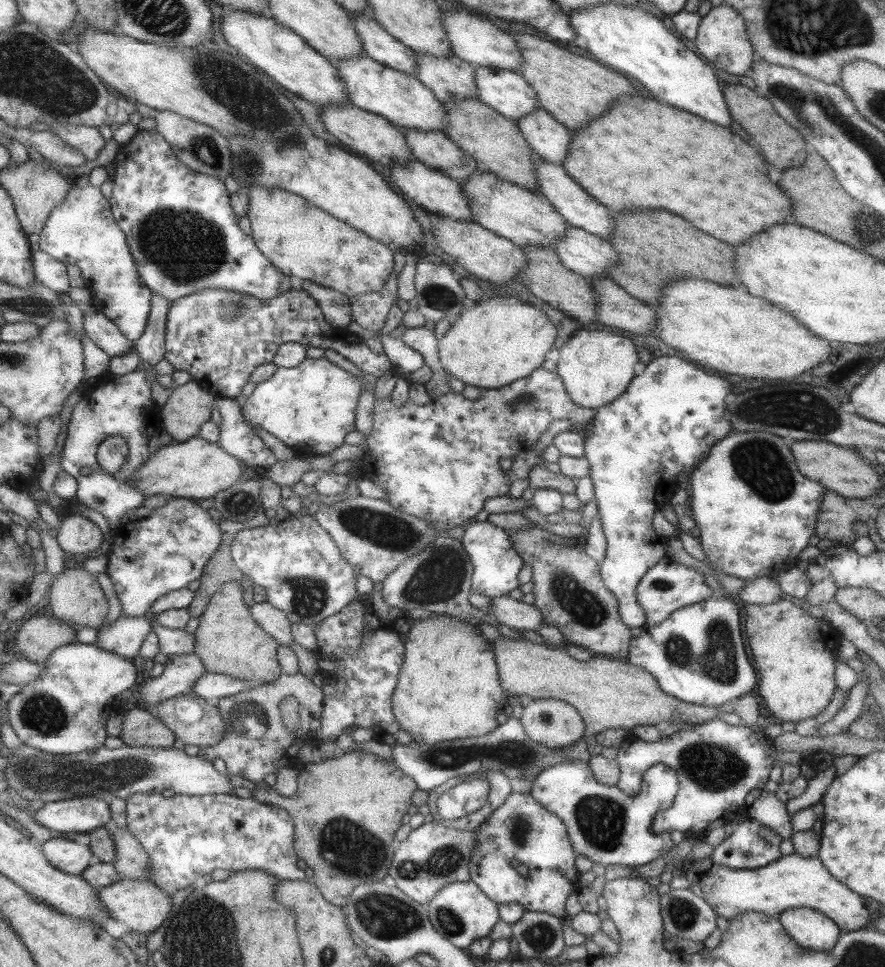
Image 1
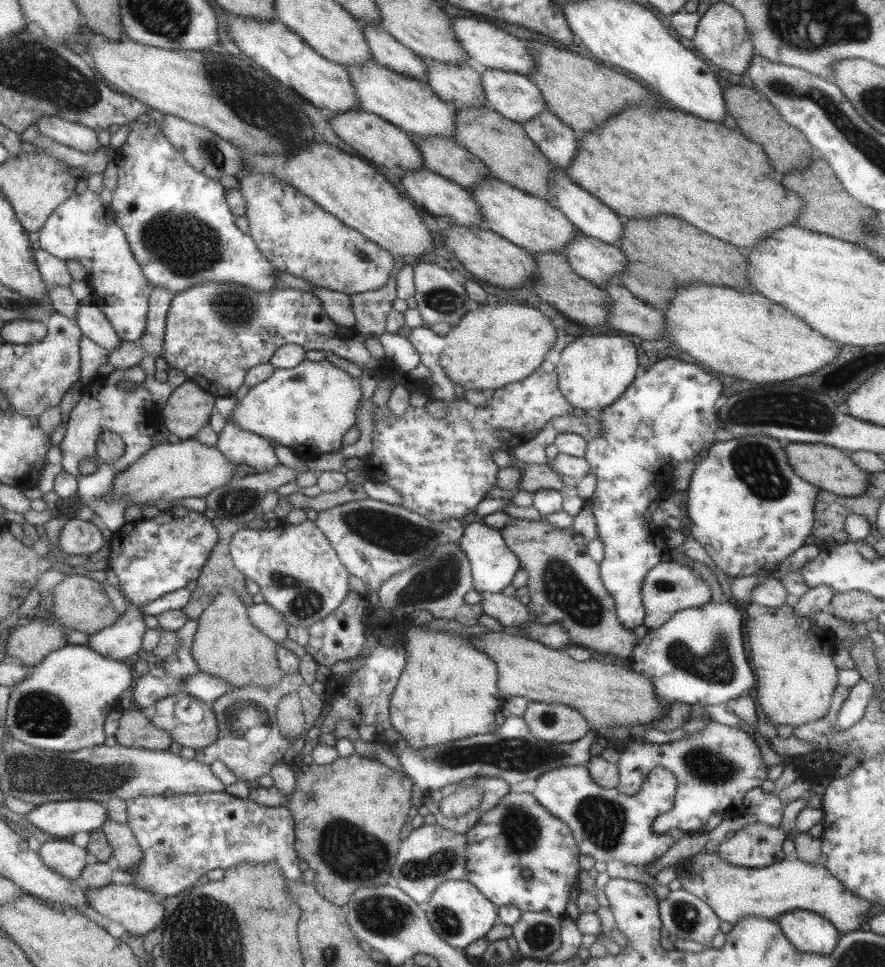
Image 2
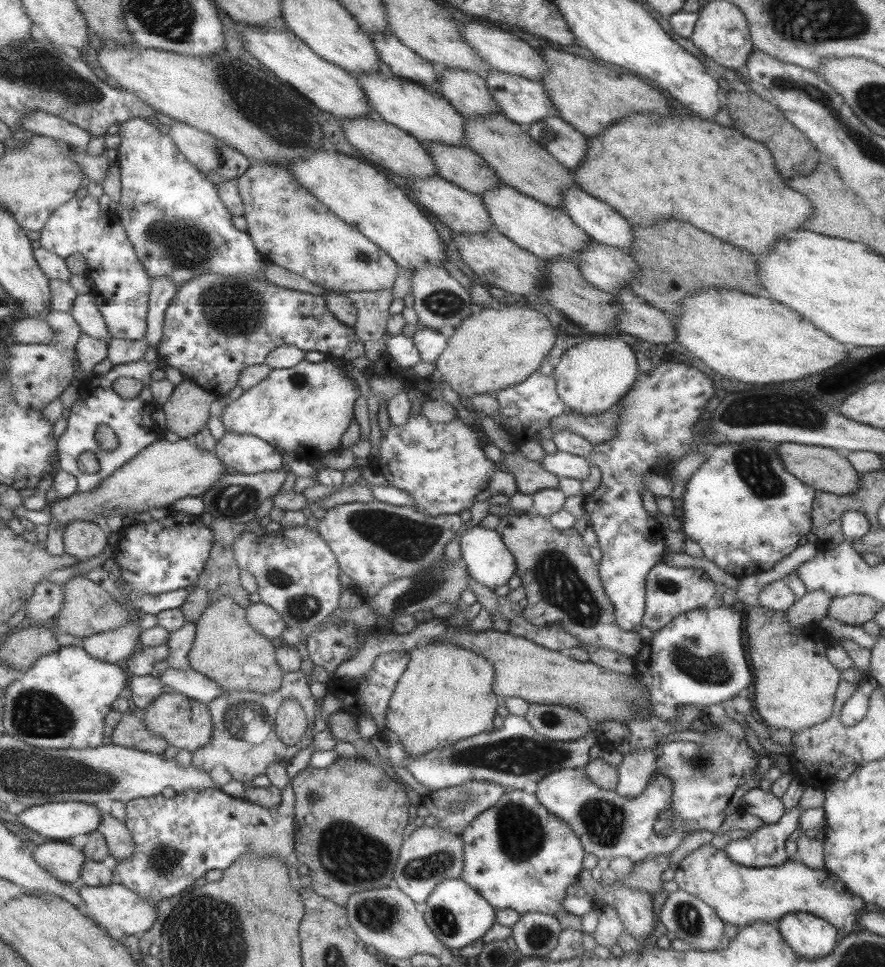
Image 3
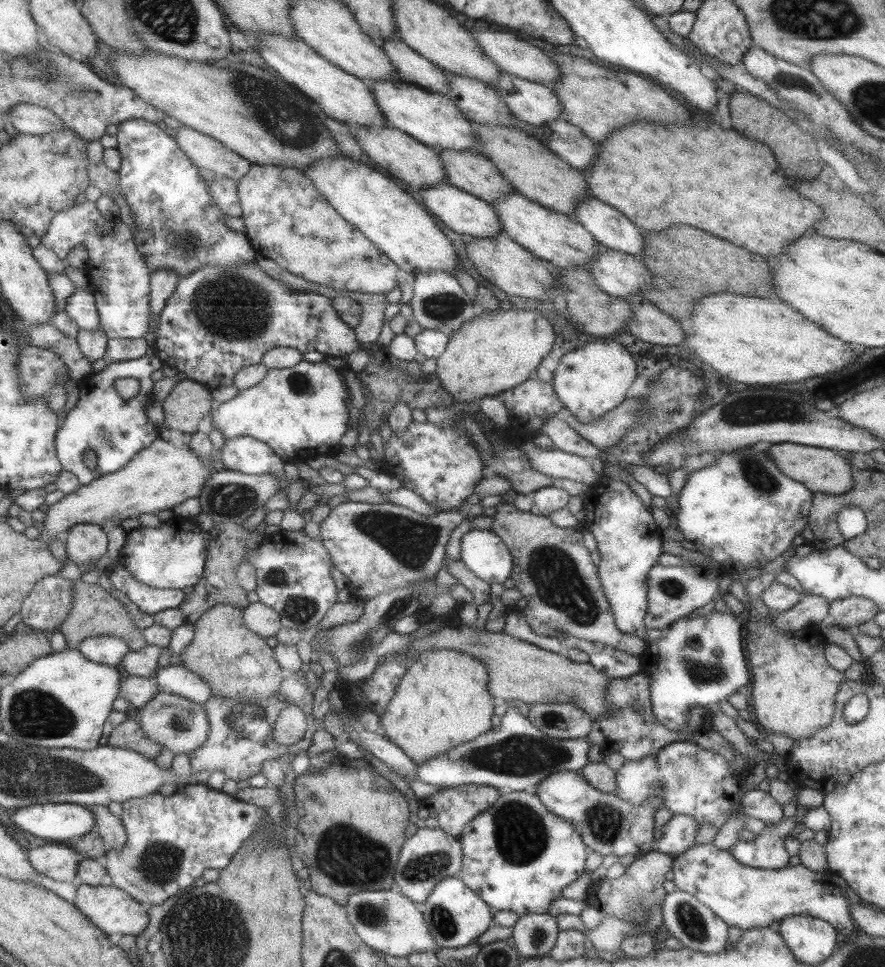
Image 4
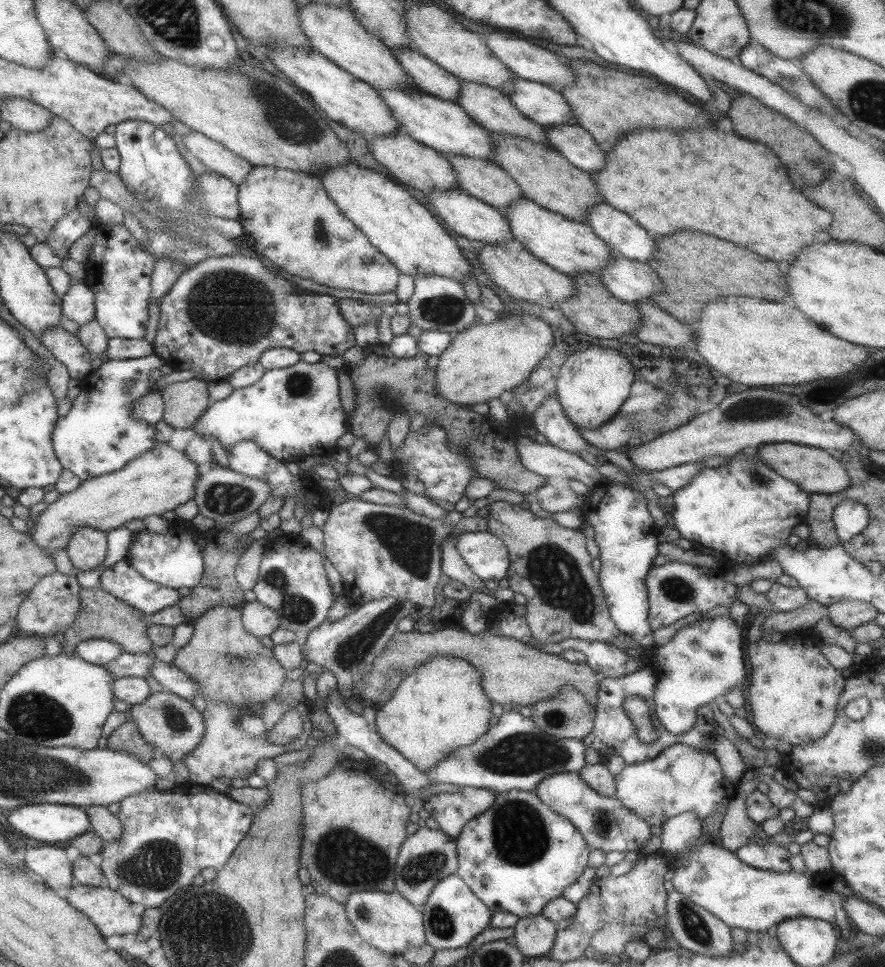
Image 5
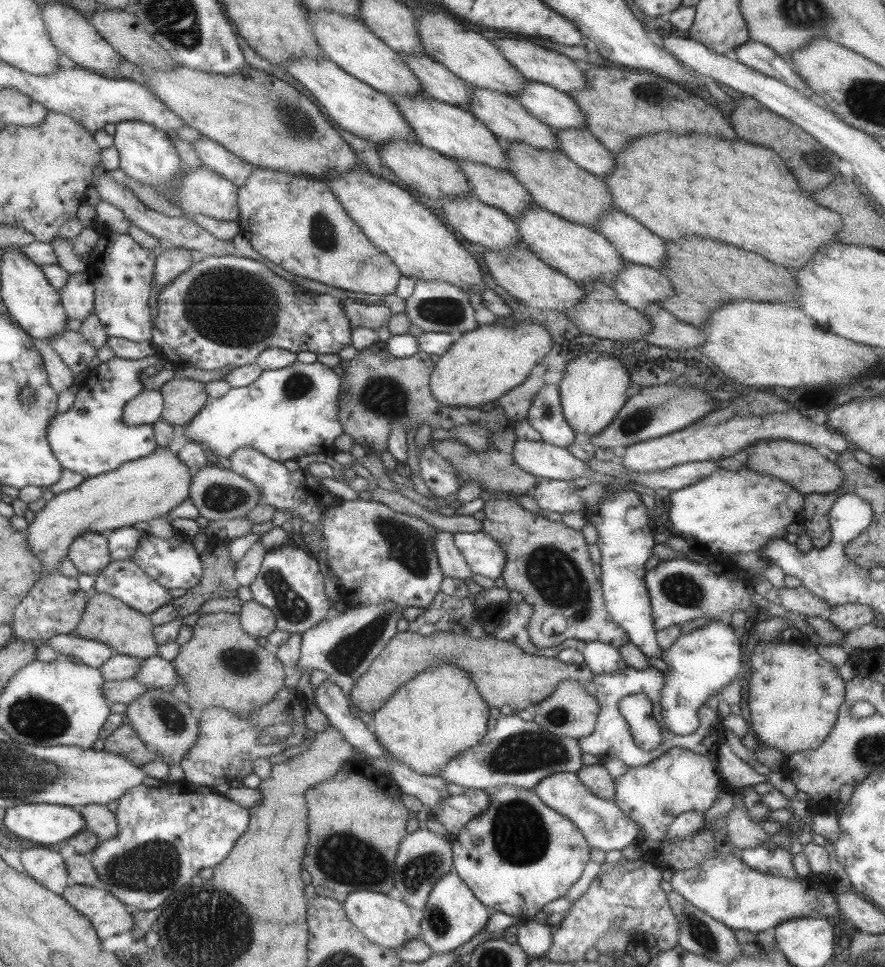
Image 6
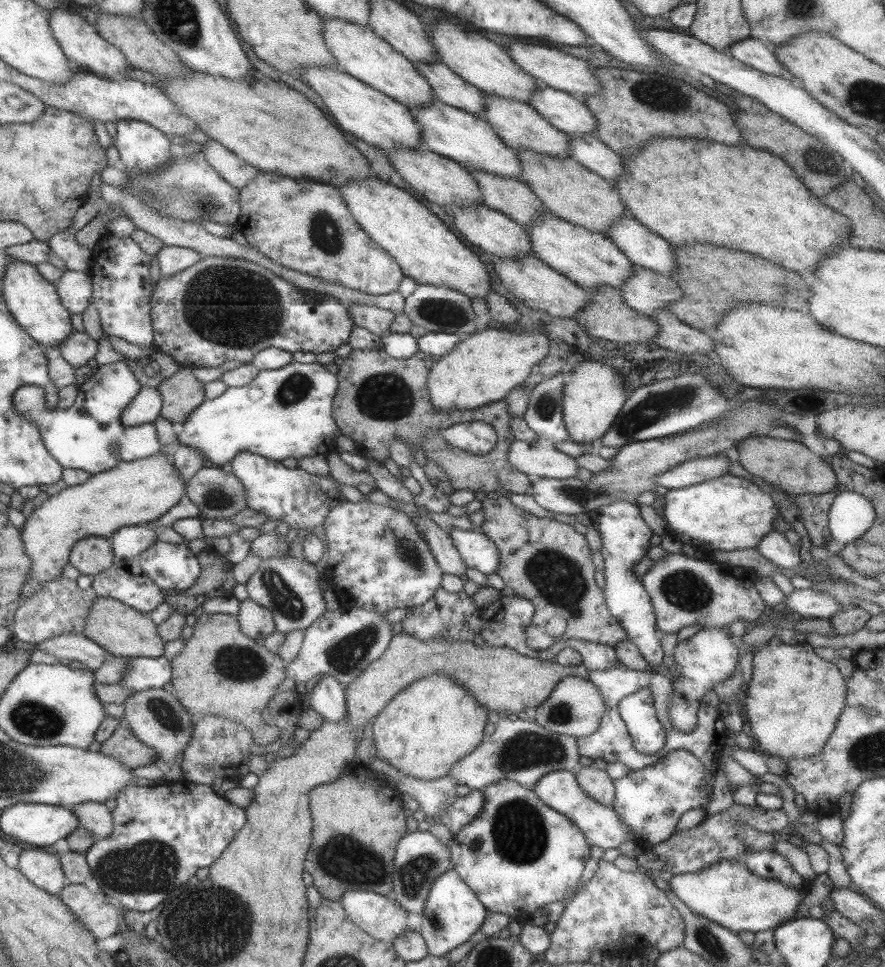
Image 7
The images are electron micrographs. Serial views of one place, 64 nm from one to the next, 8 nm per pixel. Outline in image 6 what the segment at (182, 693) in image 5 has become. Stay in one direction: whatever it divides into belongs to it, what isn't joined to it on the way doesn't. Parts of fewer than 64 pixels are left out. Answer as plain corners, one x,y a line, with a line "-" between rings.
159,655
149,656
139,664
137,674
132,677
138,683
140,689
156,686
162,689
172,689
182,686
181,679
177,677
175,669
169,660
163,660

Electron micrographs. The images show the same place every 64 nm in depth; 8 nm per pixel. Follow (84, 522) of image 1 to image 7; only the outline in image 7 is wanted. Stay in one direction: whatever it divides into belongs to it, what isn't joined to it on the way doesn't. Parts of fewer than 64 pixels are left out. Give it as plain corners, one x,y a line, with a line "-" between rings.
87,536
75,542
69,552
68,563
79,571
79,575
93,578
114,562
111,542
107,538

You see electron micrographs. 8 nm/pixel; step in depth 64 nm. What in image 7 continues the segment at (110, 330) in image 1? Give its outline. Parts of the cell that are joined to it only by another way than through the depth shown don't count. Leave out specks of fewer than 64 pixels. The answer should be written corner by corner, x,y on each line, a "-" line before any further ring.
66,269
54,282
61,304
70,314
81,313
92,296
89,271
71,271

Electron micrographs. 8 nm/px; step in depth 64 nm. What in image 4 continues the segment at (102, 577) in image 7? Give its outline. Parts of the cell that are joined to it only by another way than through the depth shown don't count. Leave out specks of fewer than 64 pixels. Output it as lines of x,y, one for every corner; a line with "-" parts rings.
120,560
119,564
111,570
107,570
106,574
109,584
125,594
129,601
146,615
152,616
163,610
178,608
185,598
181,590
153,588
153,586
141,584
127,574
127,570

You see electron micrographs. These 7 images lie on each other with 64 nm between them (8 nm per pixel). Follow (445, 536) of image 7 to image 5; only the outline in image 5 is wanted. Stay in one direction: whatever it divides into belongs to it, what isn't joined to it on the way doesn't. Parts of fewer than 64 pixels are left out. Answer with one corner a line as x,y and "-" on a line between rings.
449,536
441,544
441,573
451,580
461,582
463,586
467,586
471,593
479,592
481,594
481,592
486,591
483,580
475,576
465,565

